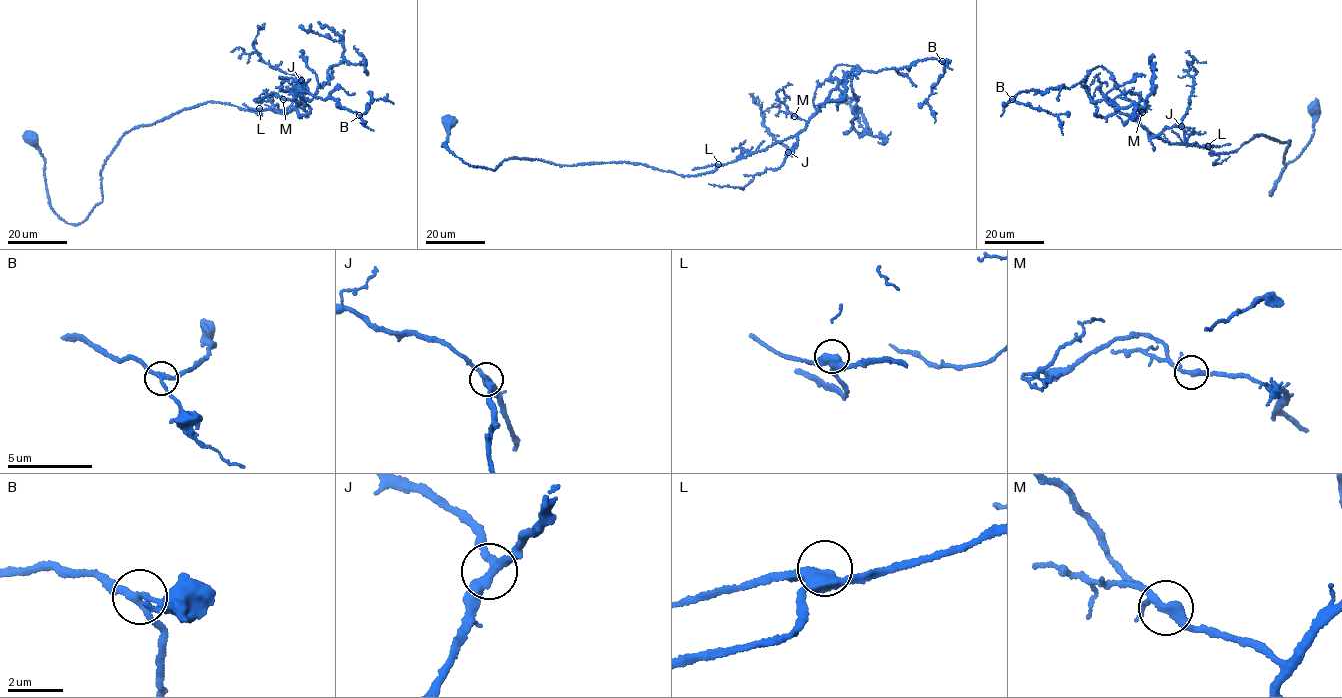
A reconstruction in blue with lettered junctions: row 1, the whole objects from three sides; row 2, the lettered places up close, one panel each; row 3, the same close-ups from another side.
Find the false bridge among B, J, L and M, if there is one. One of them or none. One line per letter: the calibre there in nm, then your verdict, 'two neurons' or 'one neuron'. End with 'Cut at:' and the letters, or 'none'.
B: 200 nm thick; one neuron
J: 320 nm thick; one neuron
L: 440 nm thick; one neuron
M: 260 nm thick; one neuron
Cut at: none

